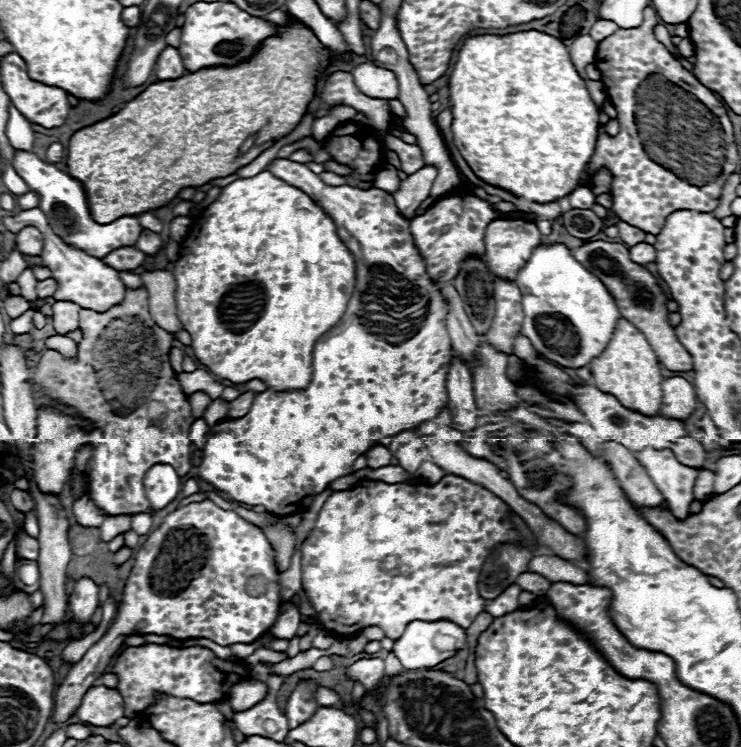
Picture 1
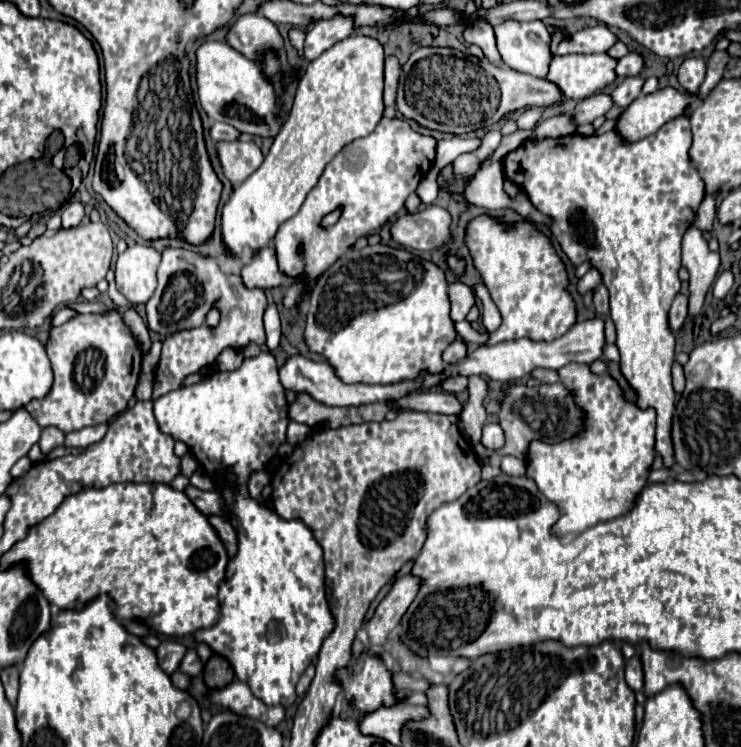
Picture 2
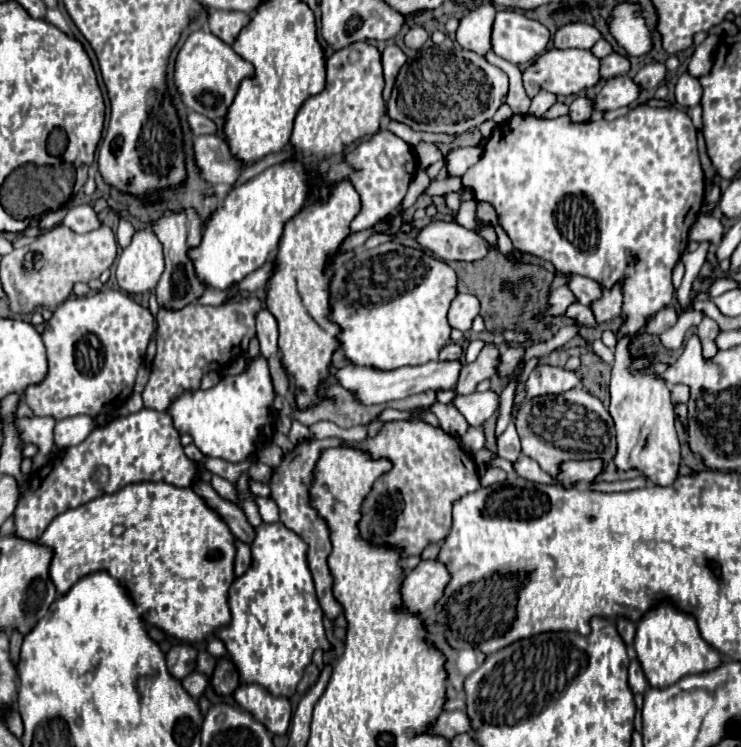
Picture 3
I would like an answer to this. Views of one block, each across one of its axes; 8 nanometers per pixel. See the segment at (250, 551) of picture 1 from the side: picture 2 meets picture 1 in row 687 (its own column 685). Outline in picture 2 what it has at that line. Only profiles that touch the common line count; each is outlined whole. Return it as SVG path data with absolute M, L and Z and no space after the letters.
M688 58L682 62L682 66L678 70L678 82L680 82L682 90L686 90L692 96L702 86L704 76L706 76L706 60L704 58Z

